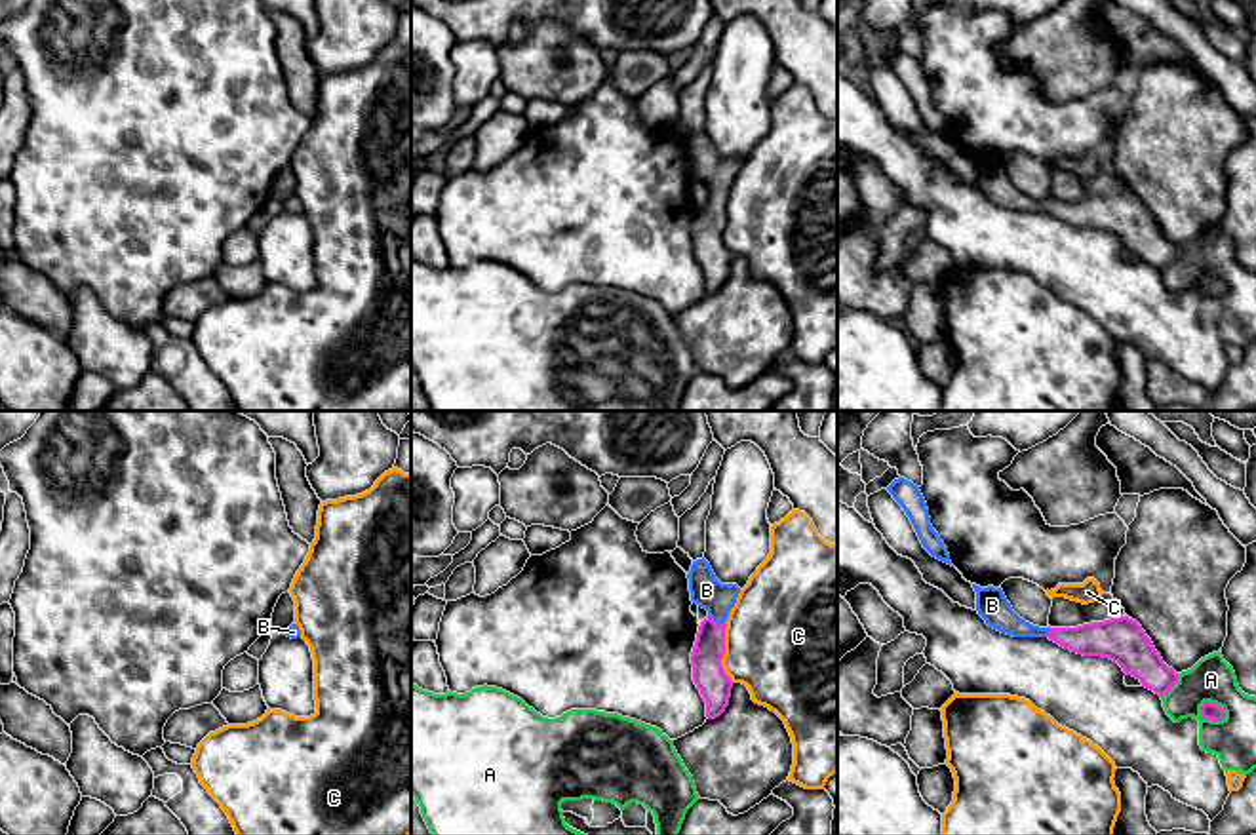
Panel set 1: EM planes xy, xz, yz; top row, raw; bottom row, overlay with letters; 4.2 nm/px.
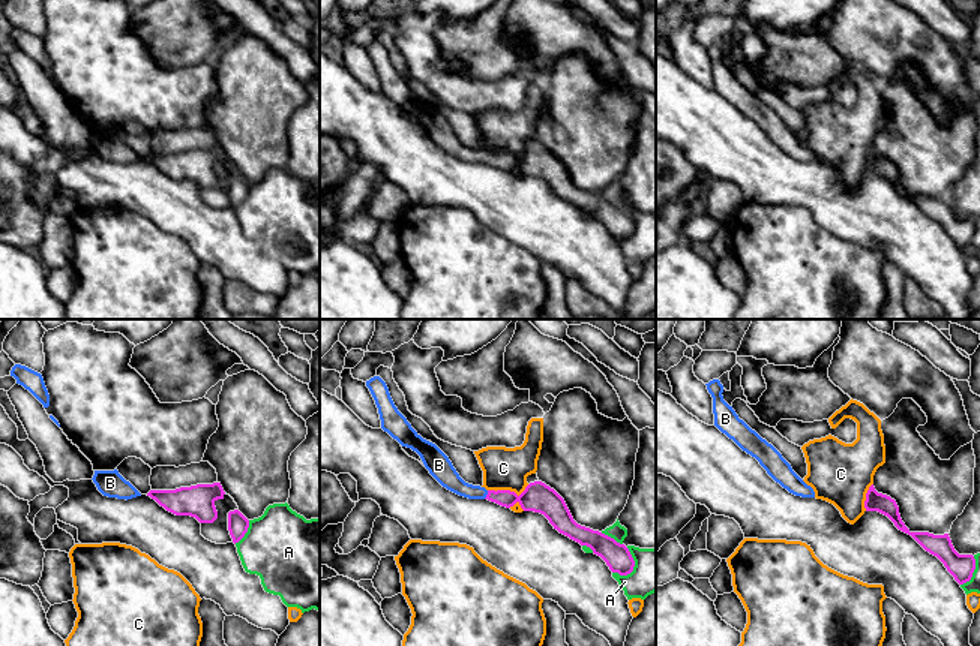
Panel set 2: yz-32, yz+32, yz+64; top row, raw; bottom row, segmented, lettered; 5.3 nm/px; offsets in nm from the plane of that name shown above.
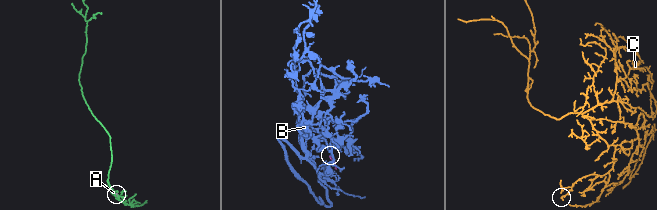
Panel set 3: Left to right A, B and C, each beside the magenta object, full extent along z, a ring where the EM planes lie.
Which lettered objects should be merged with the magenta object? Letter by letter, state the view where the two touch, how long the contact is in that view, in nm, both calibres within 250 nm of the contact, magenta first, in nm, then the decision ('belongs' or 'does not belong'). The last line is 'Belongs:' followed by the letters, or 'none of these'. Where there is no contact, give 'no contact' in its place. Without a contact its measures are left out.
A: yz | 130 nm | 70/190 nm | does not belong
B: xz | 80 nm | 140/140 nm | belongs
C: xz | 260 nm | 140/480 nm | does not belong
Belongs: B

